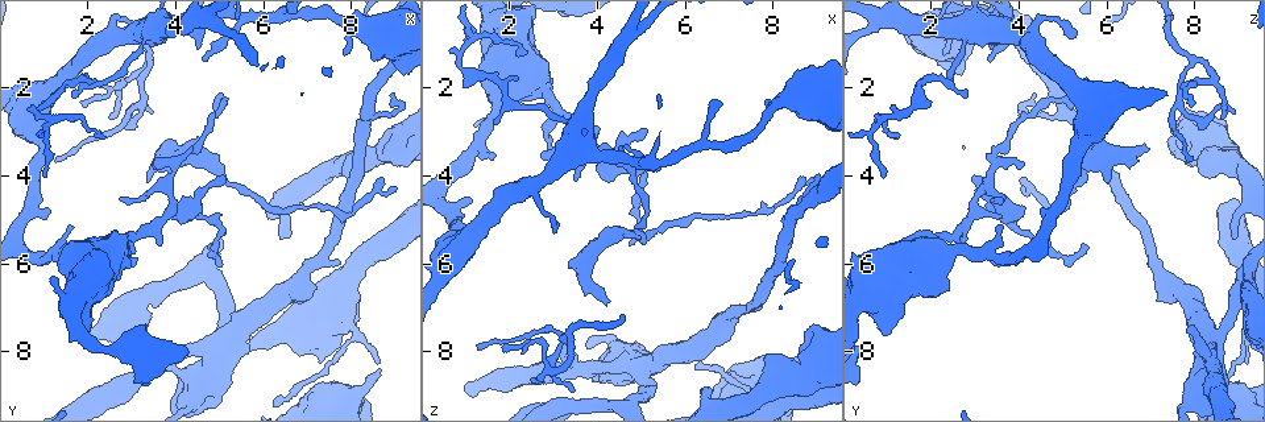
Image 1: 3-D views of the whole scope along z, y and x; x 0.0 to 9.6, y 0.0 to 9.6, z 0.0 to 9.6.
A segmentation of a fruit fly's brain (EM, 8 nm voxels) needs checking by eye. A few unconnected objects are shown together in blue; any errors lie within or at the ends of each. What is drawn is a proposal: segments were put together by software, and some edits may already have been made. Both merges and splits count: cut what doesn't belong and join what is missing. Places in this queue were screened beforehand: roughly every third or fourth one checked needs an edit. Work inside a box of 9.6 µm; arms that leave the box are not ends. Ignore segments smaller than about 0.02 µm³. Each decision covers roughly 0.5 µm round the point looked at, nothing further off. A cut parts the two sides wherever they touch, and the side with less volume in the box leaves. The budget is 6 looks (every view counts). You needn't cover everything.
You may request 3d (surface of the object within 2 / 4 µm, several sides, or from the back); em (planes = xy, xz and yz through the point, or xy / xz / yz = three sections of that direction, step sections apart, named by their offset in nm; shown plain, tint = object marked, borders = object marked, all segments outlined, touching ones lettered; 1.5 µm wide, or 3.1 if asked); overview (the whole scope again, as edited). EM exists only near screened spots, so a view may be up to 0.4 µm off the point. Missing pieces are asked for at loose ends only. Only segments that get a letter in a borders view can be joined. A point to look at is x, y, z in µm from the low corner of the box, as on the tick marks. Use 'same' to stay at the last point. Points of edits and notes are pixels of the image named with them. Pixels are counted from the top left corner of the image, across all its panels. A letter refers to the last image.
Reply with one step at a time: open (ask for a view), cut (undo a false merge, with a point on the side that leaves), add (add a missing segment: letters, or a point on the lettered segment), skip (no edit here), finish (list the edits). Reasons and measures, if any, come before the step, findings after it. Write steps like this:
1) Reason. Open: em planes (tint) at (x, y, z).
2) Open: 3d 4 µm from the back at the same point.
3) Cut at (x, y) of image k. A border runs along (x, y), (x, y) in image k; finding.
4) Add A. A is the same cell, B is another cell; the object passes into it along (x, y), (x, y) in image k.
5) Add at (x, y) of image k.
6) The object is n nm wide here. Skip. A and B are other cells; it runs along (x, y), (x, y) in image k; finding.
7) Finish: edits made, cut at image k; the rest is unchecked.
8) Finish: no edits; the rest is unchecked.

Sudden change in width. Open: 3d 2 µm at (8.05, 7.60, 9.10).

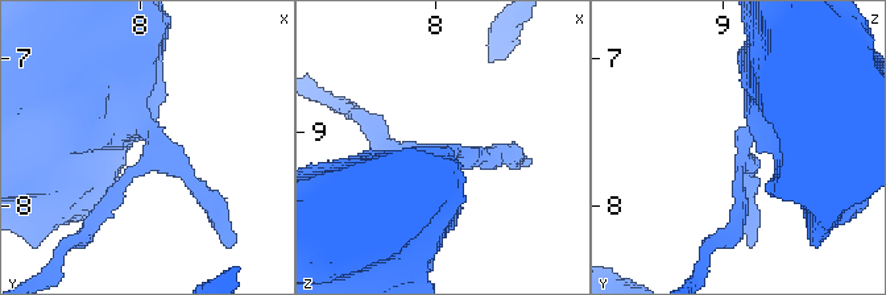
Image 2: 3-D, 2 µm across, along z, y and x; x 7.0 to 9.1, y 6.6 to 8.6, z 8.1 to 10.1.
Now the EM. Open: em planes (borders) at (8.10, 7.56, 9.16).

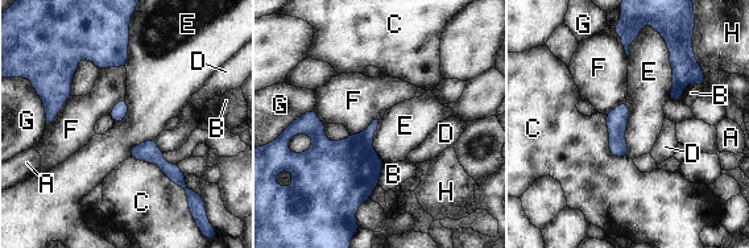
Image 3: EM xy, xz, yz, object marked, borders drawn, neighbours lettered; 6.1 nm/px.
The longest contact is with E, 340 nm. Skip. A, B, C, D, E, F, G and H are other cells; a border runs along (625, 102), (628, 156) in image 3; one neuron here.

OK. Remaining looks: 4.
Branch stops here. Open: 3d 4 µm from the back at (4.25, 3.40, 6.90).

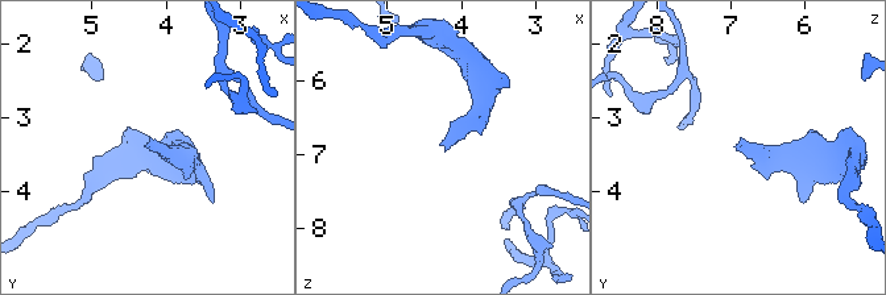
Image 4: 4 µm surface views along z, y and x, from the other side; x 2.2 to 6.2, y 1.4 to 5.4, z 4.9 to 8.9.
Open: em planes (borders) at (4.20, 3.40, 6.90).

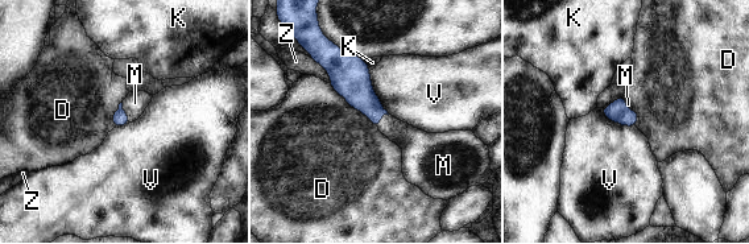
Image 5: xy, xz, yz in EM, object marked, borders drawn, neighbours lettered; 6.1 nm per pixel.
The longest contact is with D, 400 nm. Add at (135, 103) of image 5. M is the same cell, D, K, V and Z are other cells; the object passes into it along (119, 119), (124, 112), (135, 103) in image 5; the neuron continues.

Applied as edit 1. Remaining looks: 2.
Open: overview.

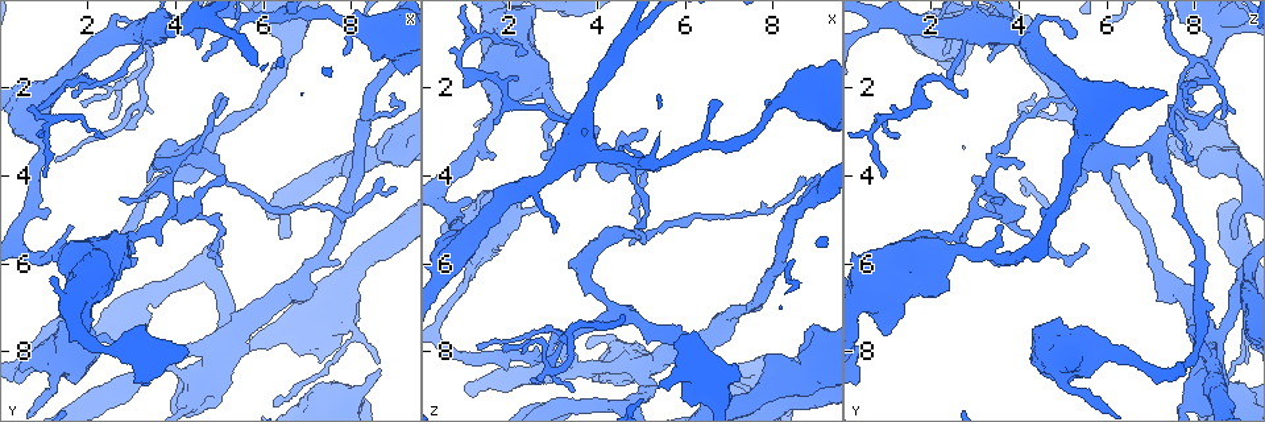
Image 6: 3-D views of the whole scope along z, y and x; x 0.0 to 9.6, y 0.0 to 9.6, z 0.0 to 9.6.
An open end. Open: em planes (borders) at (3.25, 7.50, 7.80).

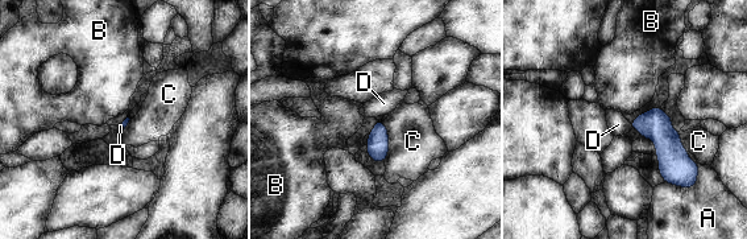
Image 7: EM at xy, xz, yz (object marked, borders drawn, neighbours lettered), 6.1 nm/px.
Skip. A, B, C and D are other cells; none of them fits.

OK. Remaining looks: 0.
Finish: edits made, add at image 5; the rest is unchecked.

